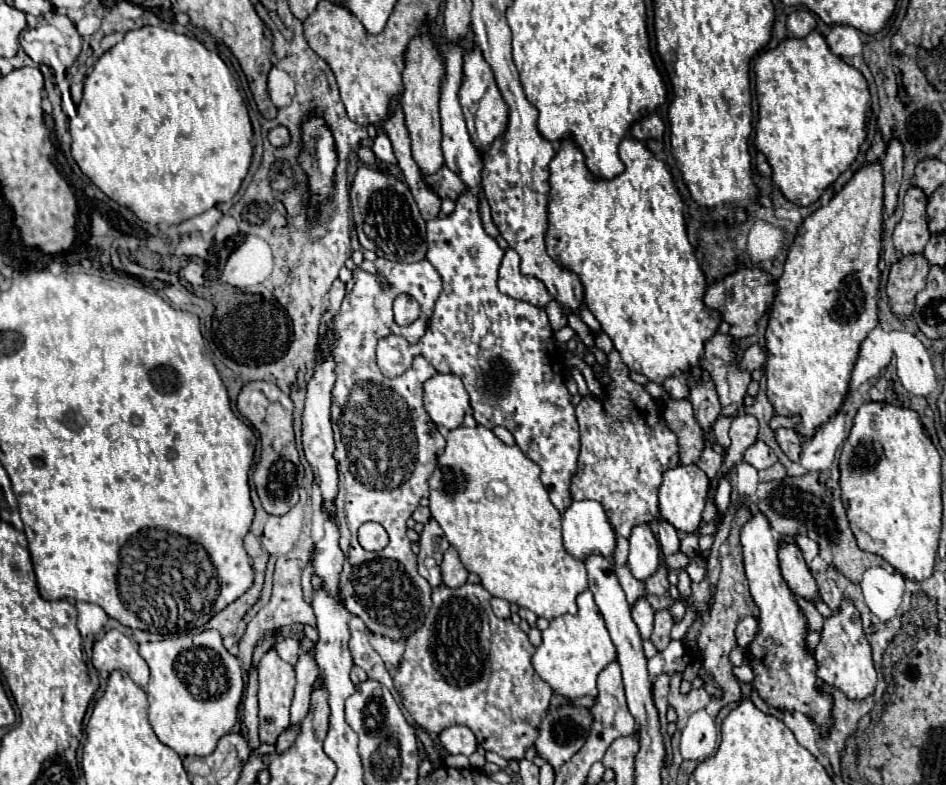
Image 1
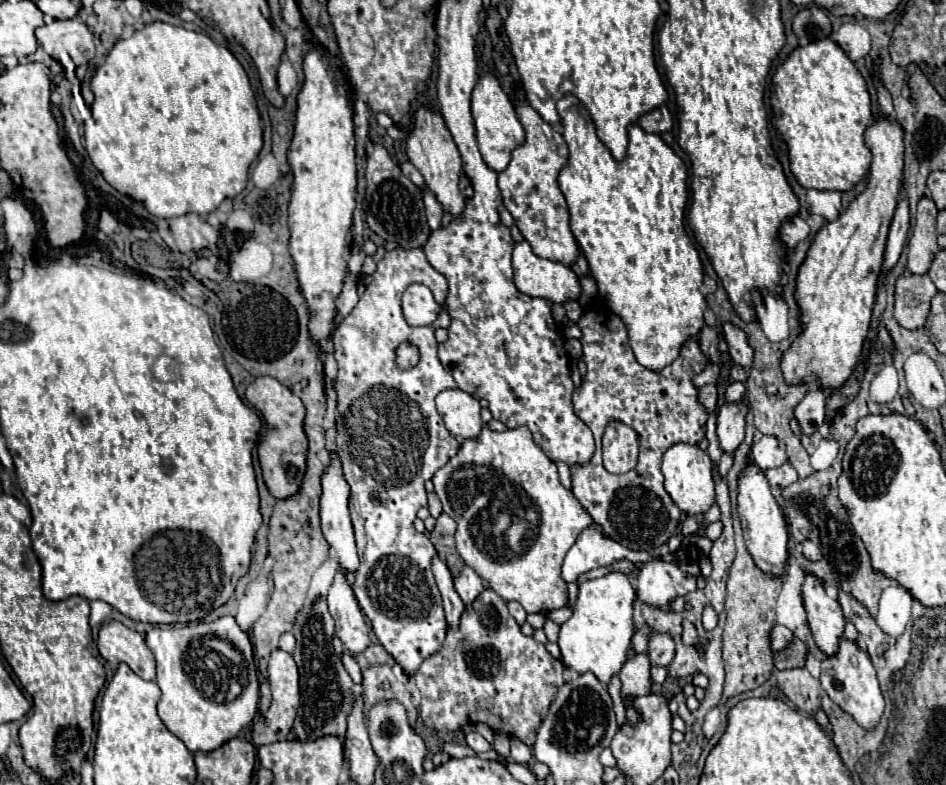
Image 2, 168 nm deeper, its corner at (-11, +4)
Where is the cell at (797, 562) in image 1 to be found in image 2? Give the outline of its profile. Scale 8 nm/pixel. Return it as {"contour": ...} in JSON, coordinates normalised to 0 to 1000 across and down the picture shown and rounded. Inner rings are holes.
{"contour":[[[852,732],[848,758],[854,781],[854,796],[863,822],[873,837],[882,837],[894,799],[894,789],[886,766],[873,758],[869,743],[860,732]]]}

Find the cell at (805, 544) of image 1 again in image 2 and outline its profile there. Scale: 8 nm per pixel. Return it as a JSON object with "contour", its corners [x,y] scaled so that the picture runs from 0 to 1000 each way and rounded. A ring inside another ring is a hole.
{"contour":[[[852,687],[852,689],[848,692],[848,697],[850,697],[848,707],[850,707],[854,715],[865,715],[865,712],[869,710],[869,704],[867,704],[867,697],[865,697],[865,694],[860,694],[856,687]]]}

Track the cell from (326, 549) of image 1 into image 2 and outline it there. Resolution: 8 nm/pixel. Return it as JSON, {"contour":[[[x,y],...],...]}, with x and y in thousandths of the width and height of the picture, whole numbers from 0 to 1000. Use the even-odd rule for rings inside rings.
{"contour":[[[362,727],[355,730],[353,745],[349,748],[345,763],[347,763],[349,783],[355,791],[355,809],[362,817],[364,827],[370,834],[383,832],[391,822],[391,814],[389,814],[383,778],[374,763],[372,748]]]}

